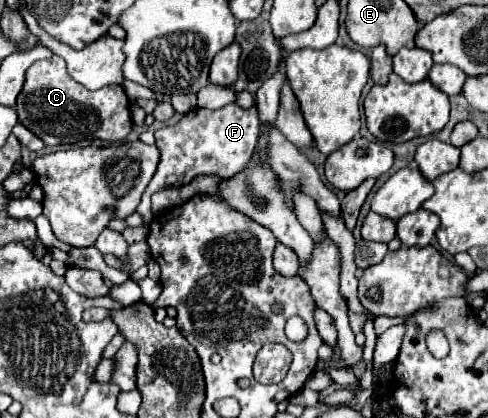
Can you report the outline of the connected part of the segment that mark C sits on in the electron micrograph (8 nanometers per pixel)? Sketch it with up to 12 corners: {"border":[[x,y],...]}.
{"border":[[58,55],[28,69],[20,123],[48,145],[124,141],[122,85],[88,91]]}

